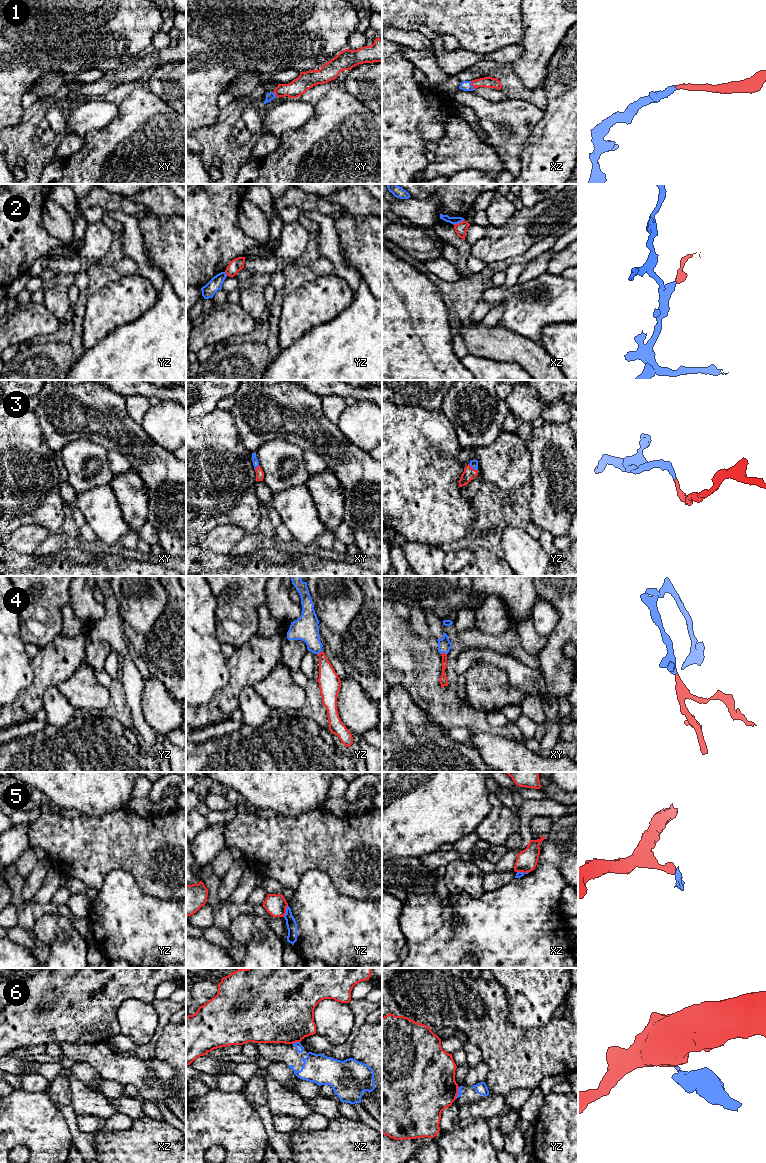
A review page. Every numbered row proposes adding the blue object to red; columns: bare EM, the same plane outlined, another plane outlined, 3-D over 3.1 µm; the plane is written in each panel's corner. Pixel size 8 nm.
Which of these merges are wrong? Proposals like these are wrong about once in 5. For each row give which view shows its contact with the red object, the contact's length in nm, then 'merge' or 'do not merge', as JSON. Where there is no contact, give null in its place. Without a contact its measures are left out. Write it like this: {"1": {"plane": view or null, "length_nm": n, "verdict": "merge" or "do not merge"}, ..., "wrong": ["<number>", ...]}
{"1": {"plane": "xz", "length_nm": 70, "verdict": "merge"}, "2": {"plane": "xz", "length_nm": 100, "verdict": "do not merge"}, "3": {"plane": "yz", "length_nm": 90, "verdict": "merge"}, "4": {"plane": "xy", "length_nm": 60, "verdict": "merge"}, "5": {"plane": "yz", "length_nm": 100, "verdict": "do not merge"}, "6": {"plane": "xz", "length_nm": 70, "verdict": "do not merge"}, "wrong": ["2", "5", "6"]}

